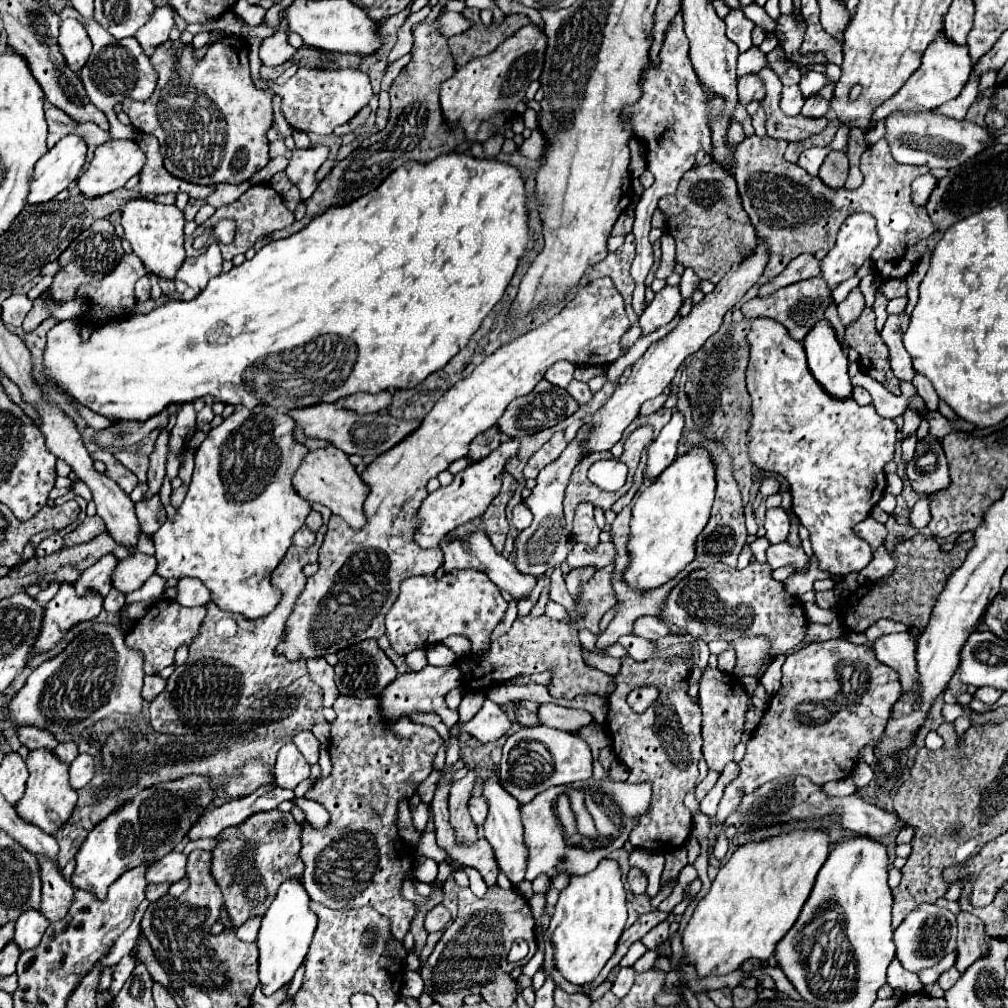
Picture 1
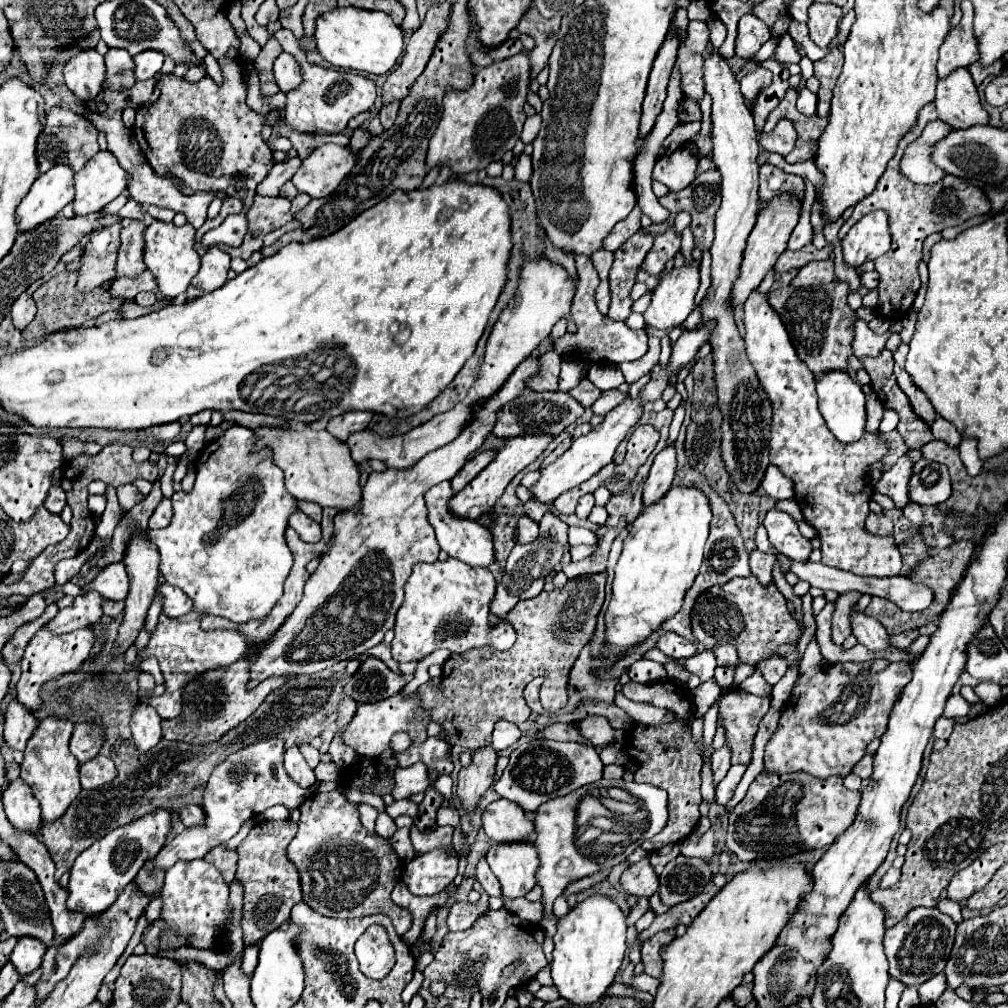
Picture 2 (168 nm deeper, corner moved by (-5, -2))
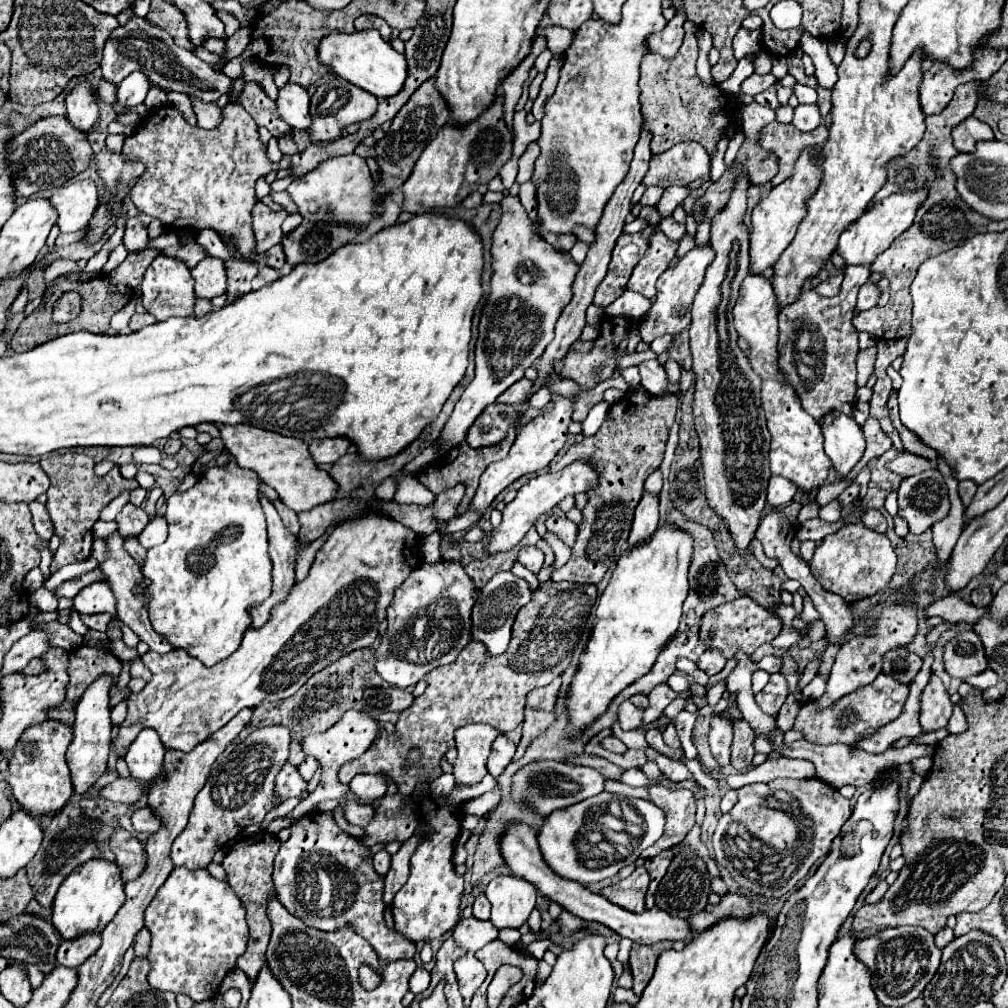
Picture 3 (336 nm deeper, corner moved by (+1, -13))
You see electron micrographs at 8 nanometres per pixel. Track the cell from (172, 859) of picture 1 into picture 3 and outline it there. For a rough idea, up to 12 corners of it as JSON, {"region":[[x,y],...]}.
{"region":[[175,867],[145,909],[151,987],[205,1001],[247,943],[245,909]]}

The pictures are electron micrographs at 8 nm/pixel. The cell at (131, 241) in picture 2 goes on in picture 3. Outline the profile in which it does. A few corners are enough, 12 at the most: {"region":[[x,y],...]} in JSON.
{"region":[[129,219],[123,237],[125,249],[141,253],[149,243],[147,227]]}

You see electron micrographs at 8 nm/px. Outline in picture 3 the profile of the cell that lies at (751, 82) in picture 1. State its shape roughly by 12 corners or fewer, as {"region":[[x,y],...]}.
{"region":[[753,73],[743,81],[741,93],[755,97],[765,91],[775,75]]}

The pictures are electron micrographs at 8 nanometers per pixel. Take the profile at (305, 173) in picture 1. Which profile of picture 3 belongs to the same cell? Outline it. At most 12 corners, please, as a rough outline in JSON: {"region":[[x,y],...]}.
{"region":[[363,157],[319,163],[287,193],[307,221],[367,225],[375,191]]}

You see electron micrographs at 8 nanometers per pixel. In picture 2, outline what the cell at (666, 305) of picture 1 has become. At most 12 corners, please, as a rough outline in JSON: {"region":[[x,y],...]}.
{"region":[[699,262],[663,272],[647,326],[681,326],[695,308]]}

